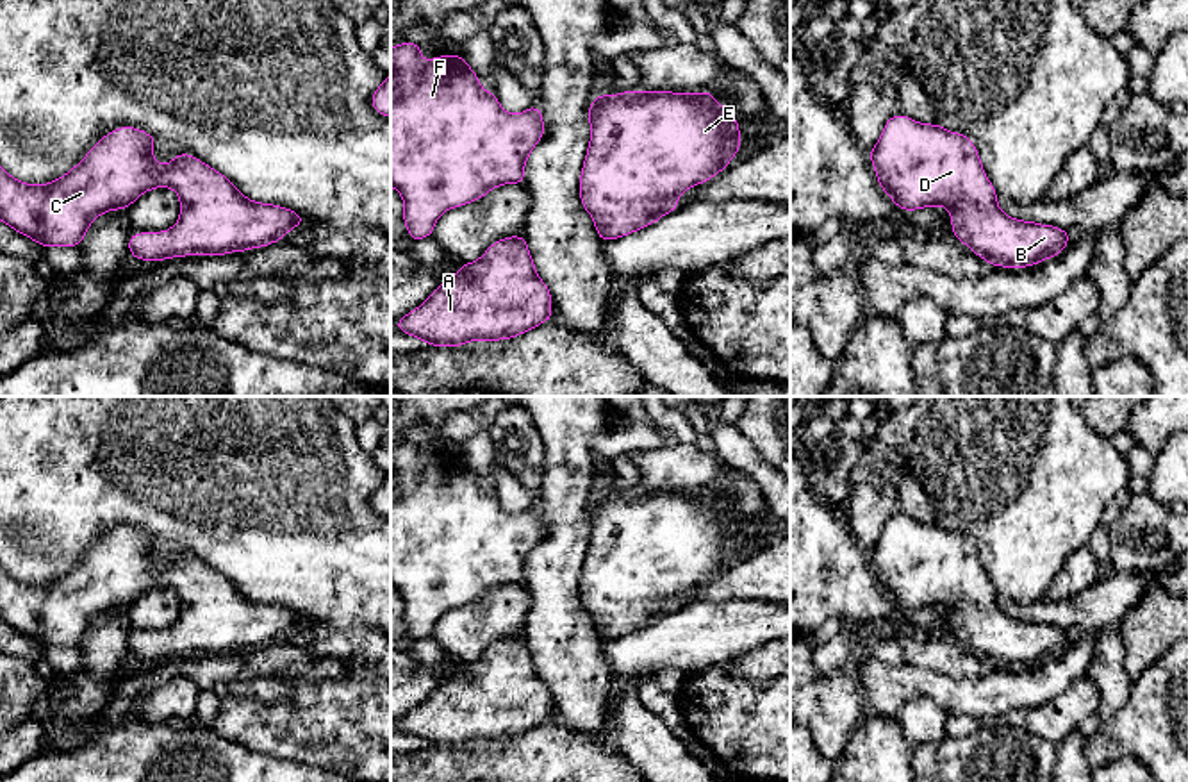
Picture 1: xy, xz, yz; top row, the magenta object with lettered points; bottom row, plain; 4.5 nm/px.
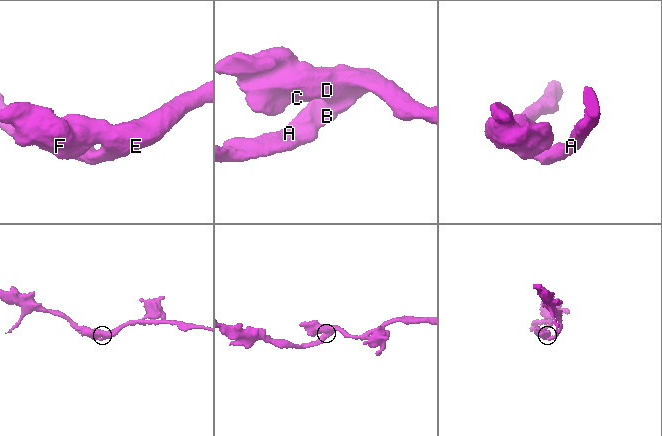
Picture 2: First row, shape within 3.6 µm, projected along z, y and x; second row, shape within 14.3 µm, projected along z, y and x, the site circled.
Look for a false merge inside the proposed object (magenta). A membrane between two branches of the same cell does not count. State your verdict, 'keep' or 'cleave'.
keep

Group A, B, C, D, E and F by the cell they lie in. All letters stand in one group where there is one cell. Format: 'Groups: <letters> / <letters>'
Groups: A B C D E F

